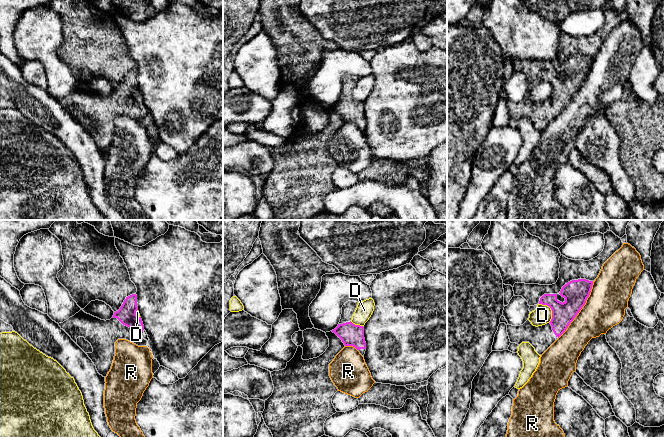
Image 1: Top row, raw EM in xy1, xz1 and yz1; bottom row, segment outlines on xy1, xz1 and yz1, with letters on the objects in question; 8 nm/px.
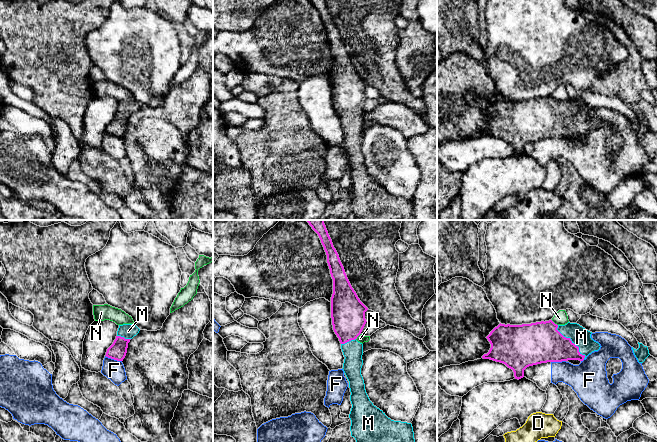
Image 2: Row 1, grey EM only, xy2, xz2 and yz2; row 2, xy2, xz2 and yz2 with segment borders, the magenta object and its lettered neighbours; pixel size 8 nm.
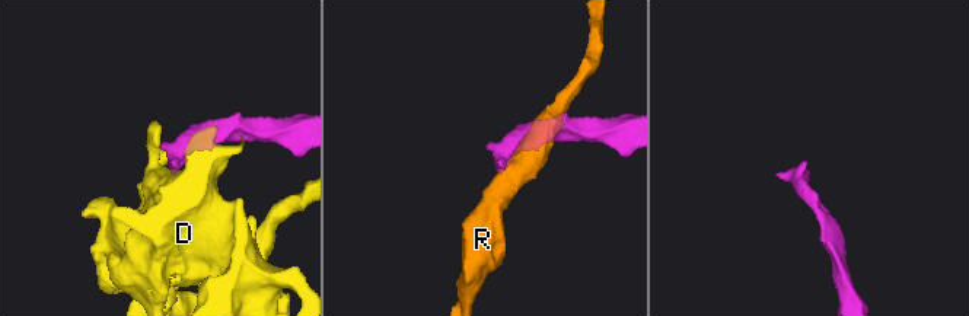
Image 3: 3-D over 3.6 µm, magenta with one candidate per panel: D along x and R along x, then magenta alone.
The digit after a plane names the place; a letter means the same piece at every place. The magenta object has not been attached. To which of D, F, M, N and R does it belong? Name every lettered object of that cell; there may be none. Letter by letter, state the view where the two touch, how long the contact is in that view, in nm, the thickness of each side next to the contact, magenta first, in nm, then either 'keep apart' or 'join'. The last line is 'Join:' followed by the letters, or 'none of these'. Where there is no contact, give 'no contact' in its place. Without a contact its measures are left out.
D: meets magenta in yz1; contact 180 nm long; 200 nm thick on the magenta side, 150 nm on the other; keep apart
F: meets magenta in xy2; contact 140 nm long; 140 nm thick on the magenta side, 160 nm on the other; keep apart
M: meets magenta in yz2; contact 340 nm long; 320 nm thick on the magenta side, 150 nm on the other; join
N: meets magenta in yz2; contact 70 nm long; 340 nm thick on the magenta side, 110 nm on the other; keep apart
R: meets magenta in yz1; contact 300 nm long; 200 nm thick on the magenta side, 320 nm on the other; keep apart
Join: M

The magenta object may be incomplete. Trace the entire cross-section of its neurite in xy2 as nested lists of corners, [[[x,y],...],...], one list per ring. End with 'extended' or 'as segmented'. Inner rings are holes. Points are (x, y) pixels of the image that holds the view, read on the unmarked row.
[[[135,100],[119,101],[116,115],[107,125],[105,132],[117,137],[123,137],[127,129],[128,119],[139,107],[140,105]]]; extended

